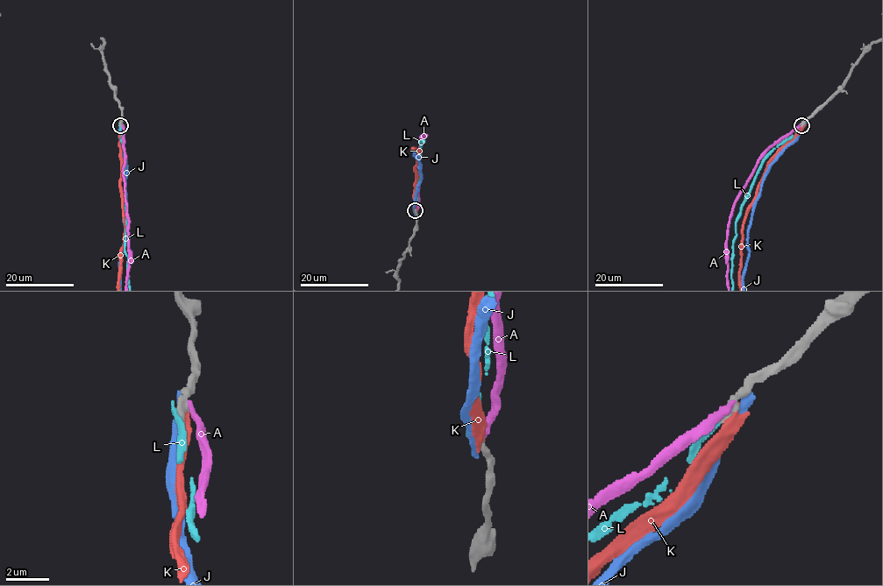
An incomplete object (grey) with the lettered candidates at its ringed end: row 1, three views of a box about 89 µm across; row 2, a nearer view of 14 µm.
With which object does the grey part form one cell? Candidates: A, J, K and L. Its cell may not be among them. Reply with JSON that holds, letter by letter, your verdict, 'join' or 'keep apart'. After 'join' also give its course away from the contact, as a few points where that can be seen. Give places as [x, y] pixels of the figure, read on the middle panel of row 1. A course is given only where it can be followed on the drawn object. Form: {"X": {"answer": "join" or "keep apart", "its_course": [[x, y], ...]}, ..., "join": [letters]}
{"A": {"answer": "keep apart"}, "J": {"answer": "keep apart"}, "K": {"answer": "keep apart"}, "L": {"answer": "keep apart"}, "join": []}

